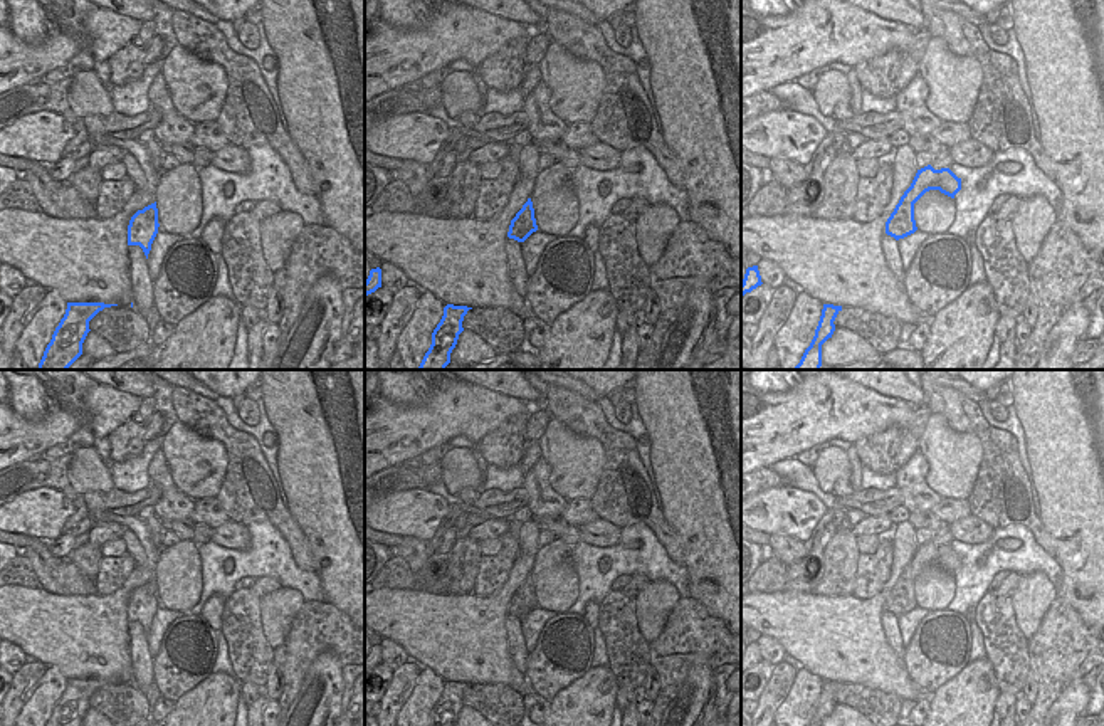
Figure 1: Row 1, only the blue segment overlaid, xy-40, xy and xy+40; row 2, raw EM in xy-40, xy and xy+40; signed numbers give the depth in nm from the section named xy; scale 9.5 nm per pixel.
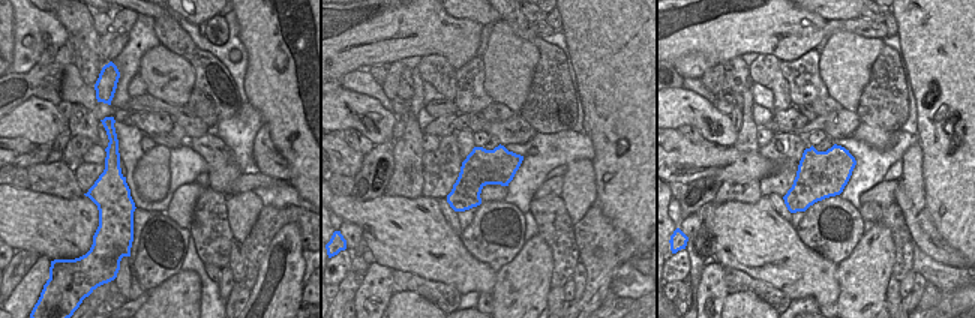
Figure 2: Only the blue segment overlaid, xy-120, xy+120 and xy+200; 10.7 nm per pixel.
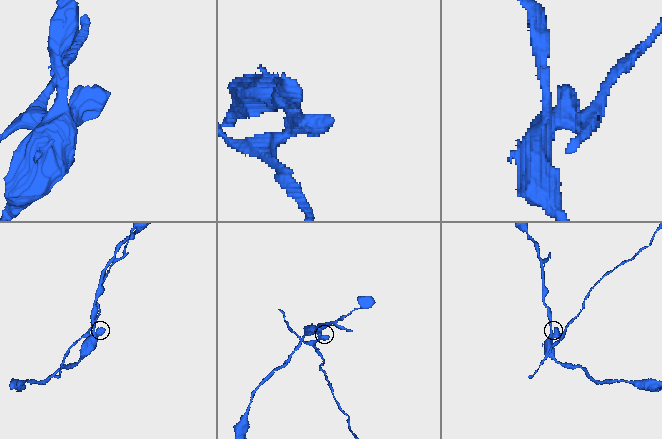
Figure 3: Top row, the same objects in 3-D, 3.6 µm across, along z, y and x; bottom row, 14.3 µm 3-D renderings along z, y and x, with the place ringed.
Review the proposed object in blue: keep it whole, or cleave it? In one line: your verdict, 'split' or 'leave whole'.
split

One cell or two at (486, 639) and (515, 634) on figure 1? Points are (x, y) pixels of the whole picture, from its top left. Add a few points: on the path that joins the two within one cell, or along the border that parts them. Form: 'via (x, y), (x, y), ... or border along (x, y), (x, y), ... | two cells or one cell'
border along (506, 614), (508, 654), (521, 673) | two cells

